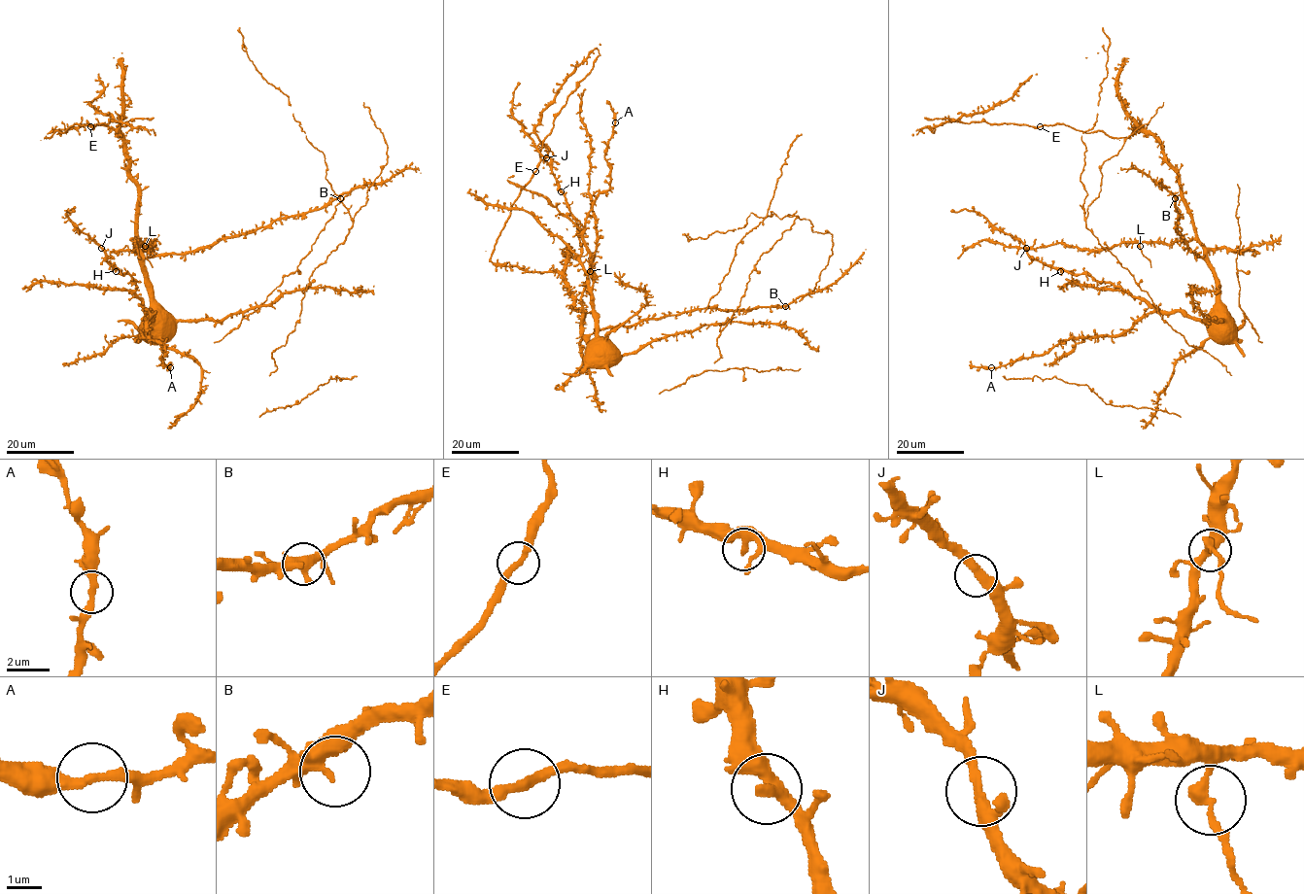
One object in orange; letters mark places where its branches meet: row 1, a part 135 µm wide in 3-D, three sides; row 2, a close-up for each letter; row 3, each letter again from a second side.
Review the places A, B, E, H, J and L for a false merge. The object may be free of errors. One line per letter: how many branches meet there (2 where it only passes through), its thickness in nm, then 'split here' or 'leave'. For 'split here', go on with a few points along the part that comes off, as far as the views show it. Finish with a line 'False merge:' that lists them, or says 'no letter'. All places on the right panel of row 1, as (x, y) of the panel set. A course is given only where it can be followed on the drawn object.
A: 2 branches meet; 320 nm thick; leave
B: 2 branches meet; 360 nm thick; leave
E: 2 branches meet; 280 nm thick; leave
H: 2 branches meet; 320 nm thick; leave
J: 2 branches meet; 320 nm thick; leave
L: 2 branches meet; 280 nm thick; split here; foreign part runs (1140, 247), (1150, 267)
False merge: L

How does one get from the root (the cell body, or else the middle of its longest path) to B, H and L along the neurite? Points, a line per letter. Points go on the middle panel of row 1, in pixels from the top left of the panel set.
B: (590, 349), (594, 355), (589, 336), (606, 327), (633, 326), (707, 308), (750, 310), (785, 306)
H: (590, 349), (596, 334), (592, 289), (580, 259), (578, 224), (561, 191)
L: (590, 349), (594, 355), (595, 349), (583, 332), (580, 302), (587, 274), (590, 271)

